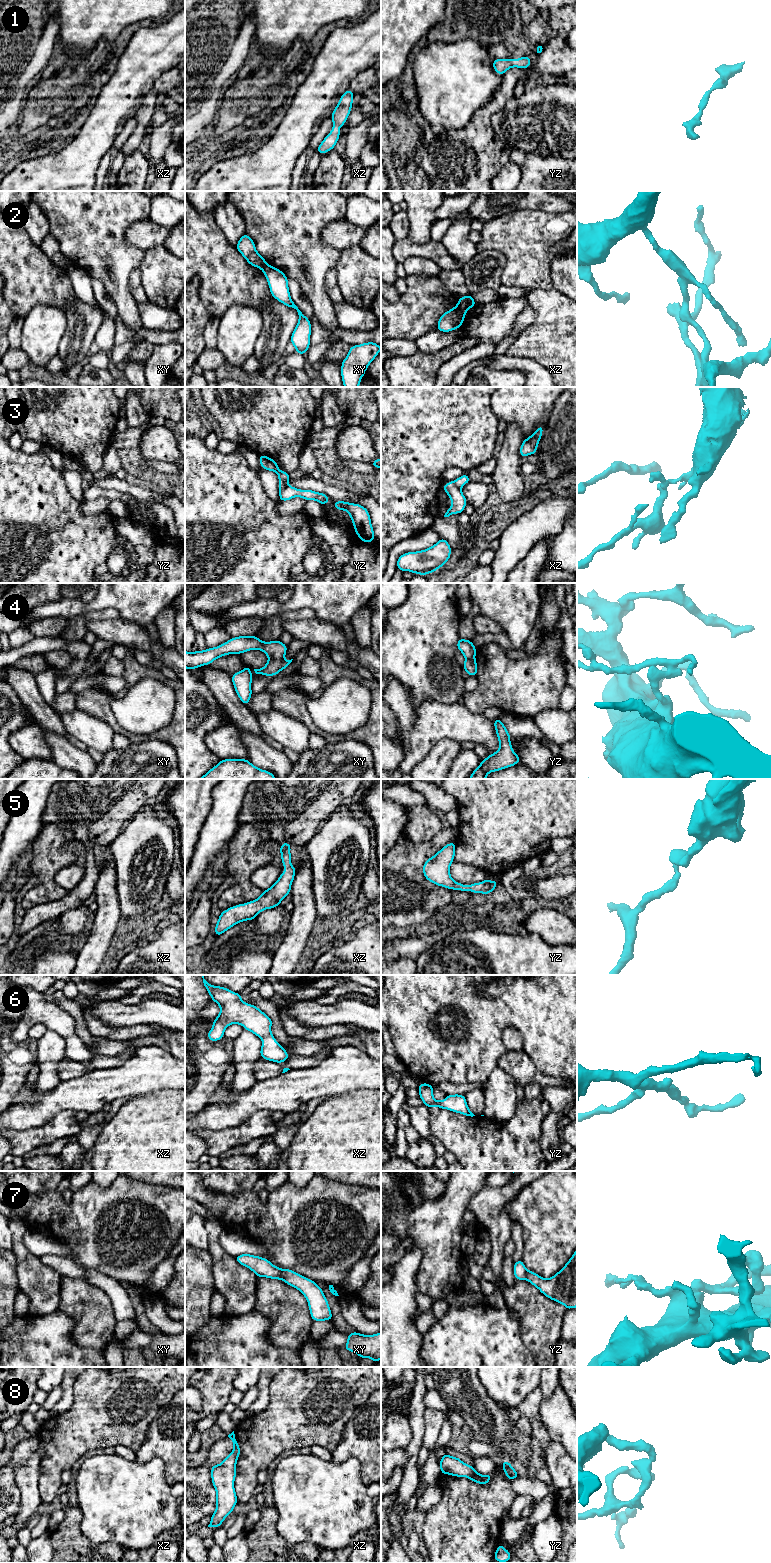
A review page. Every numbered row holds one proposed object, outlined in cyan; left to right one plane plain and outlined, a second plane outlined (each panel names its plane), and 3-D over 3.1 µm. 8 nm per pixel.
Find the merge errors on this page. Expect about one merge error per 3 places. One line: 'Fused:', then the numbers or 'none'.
Fused: 2, 3, 4, 7, 8

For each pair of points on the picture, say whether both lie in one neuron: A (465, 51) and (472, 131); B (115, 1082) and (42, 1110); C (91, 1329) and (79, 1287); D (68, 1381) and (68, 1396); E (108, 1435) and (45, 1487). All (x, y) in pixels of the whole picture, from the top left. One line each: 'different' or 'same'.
A: different
B: same
C: same
D: same
E: same

